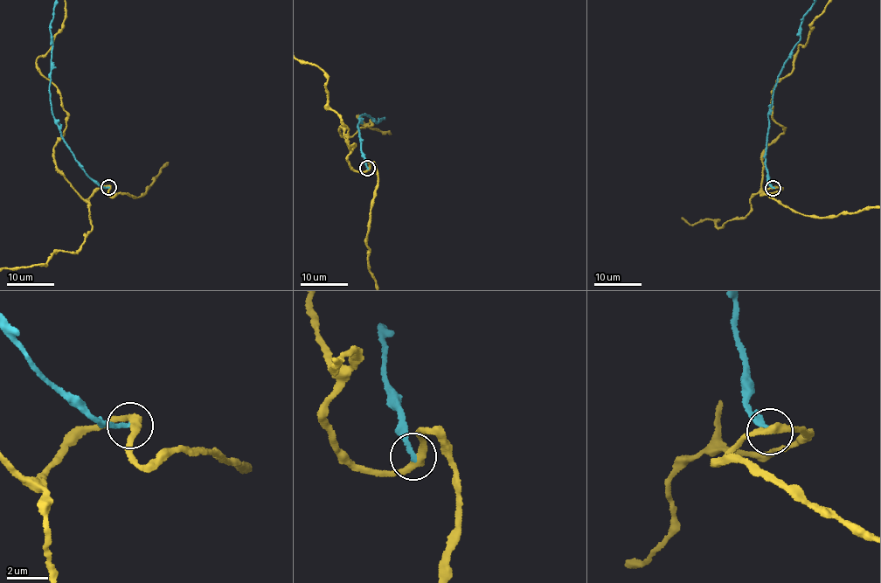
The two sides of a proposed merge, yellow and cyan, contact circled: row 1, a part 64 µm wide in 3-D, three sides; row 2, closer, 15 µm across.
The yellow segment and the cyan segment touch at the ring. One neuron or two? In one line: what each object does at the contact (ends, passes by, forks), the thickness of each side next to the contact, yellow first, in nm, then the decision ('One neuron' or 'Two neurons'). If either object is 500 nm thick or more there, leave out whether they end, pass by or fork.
At the ring yellow passes by. At the ring cyan ends. Thickness 360 nm (yellow) against 240 nm. Two neurons

